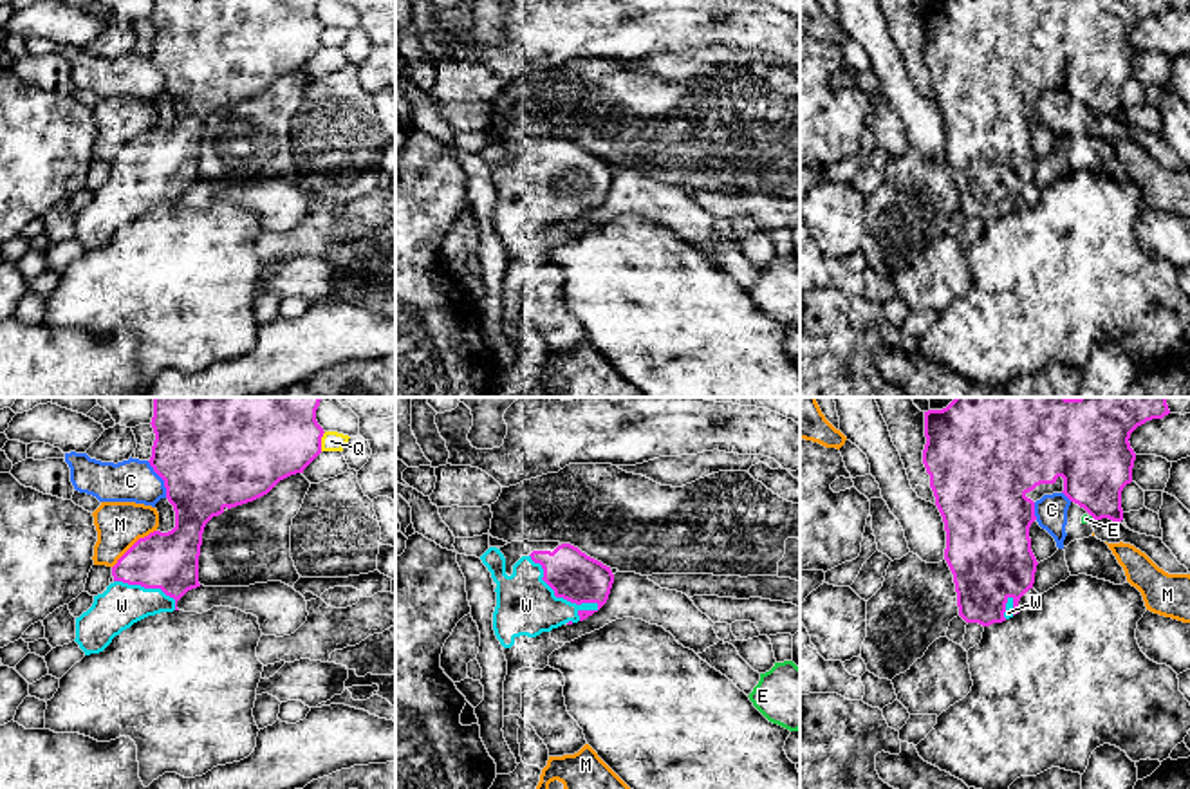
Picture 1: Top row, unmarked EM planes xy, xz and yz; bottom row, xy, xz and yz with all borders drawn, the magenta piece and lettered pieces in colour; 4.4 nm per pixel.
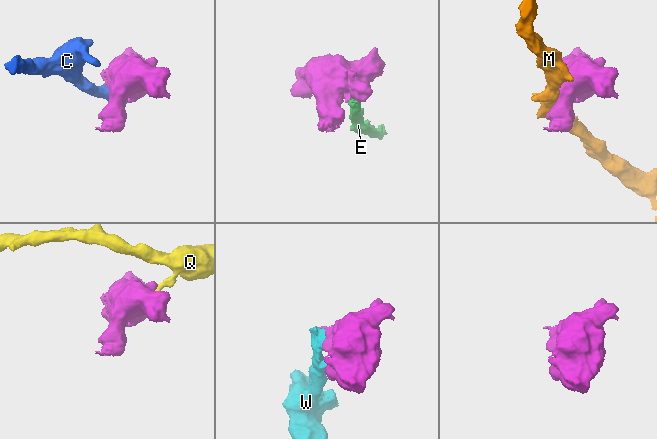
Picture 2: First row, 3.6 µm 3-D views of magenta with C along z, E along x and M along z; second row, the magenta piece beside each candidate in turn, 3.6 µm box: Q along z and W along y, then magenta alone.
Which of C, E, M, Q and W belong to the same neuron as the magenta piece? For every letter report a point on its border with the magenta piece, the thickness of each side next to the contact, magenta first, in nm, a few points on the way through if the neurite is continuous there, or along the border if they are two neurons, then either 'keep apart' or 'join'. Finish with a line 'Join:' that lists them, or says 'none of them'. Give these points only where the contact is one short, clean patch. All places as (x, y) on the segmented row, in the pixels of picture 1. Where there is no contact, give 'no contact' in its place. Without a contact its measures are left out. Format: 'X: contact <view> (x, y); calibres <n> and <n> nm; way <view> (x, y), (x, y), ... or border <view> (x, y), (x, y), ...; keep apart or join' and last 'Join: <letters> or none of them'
C: contact xy (161, 477); calibres 500 and 190 nm; keep apart
E: contact yz (1093, 517); calibres 320 and 40 nm; border yz (1091, 515), (1095, 520); keep apart
M: contact xy (132, 546); calibres 260 and 200 nm; keep apart
Q: contact xy (320, 441); calibres 460 and 90 nm; keep apart
W: contact xz (557, 596); calibres 220 and 280 nm; join
Join: W

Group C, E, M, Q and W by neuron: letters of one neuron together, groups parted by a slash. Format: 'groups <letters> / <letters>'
groups C E / M / Q / W

